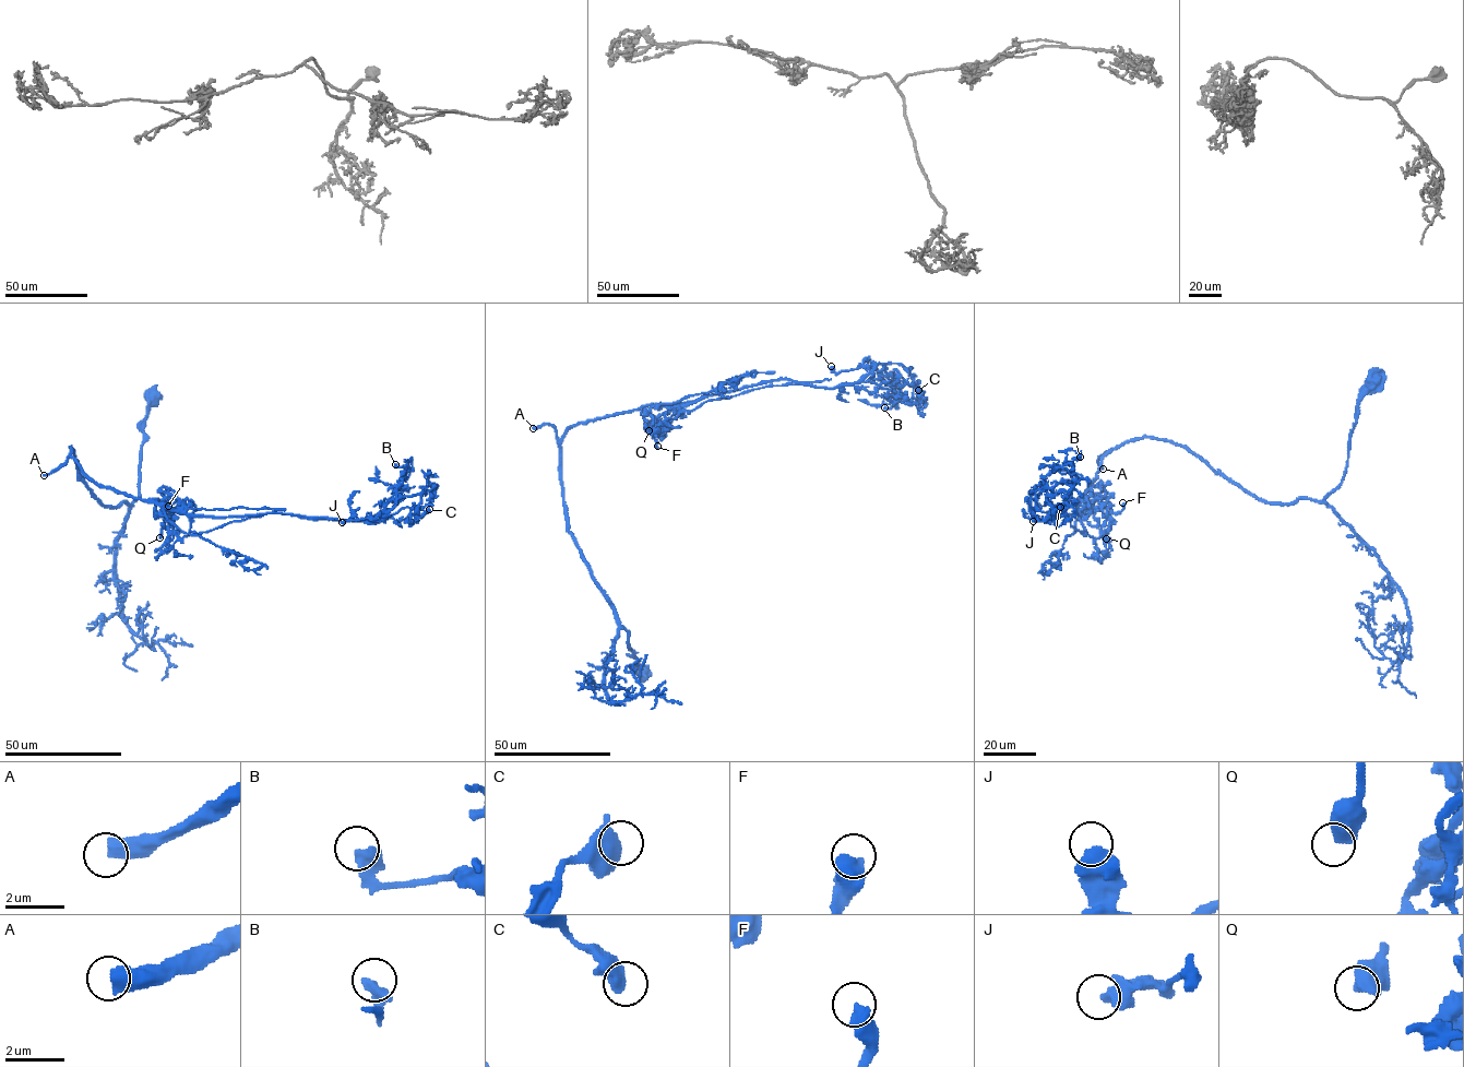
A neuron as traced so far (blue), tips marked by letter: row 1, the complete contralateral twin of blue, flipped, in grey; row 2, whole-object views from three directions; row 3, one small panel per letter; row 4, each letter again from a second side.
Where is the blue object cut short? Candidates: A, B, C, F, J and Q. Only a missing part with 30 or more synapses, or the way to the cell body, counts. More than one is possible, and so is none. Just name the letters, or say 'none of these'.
A

